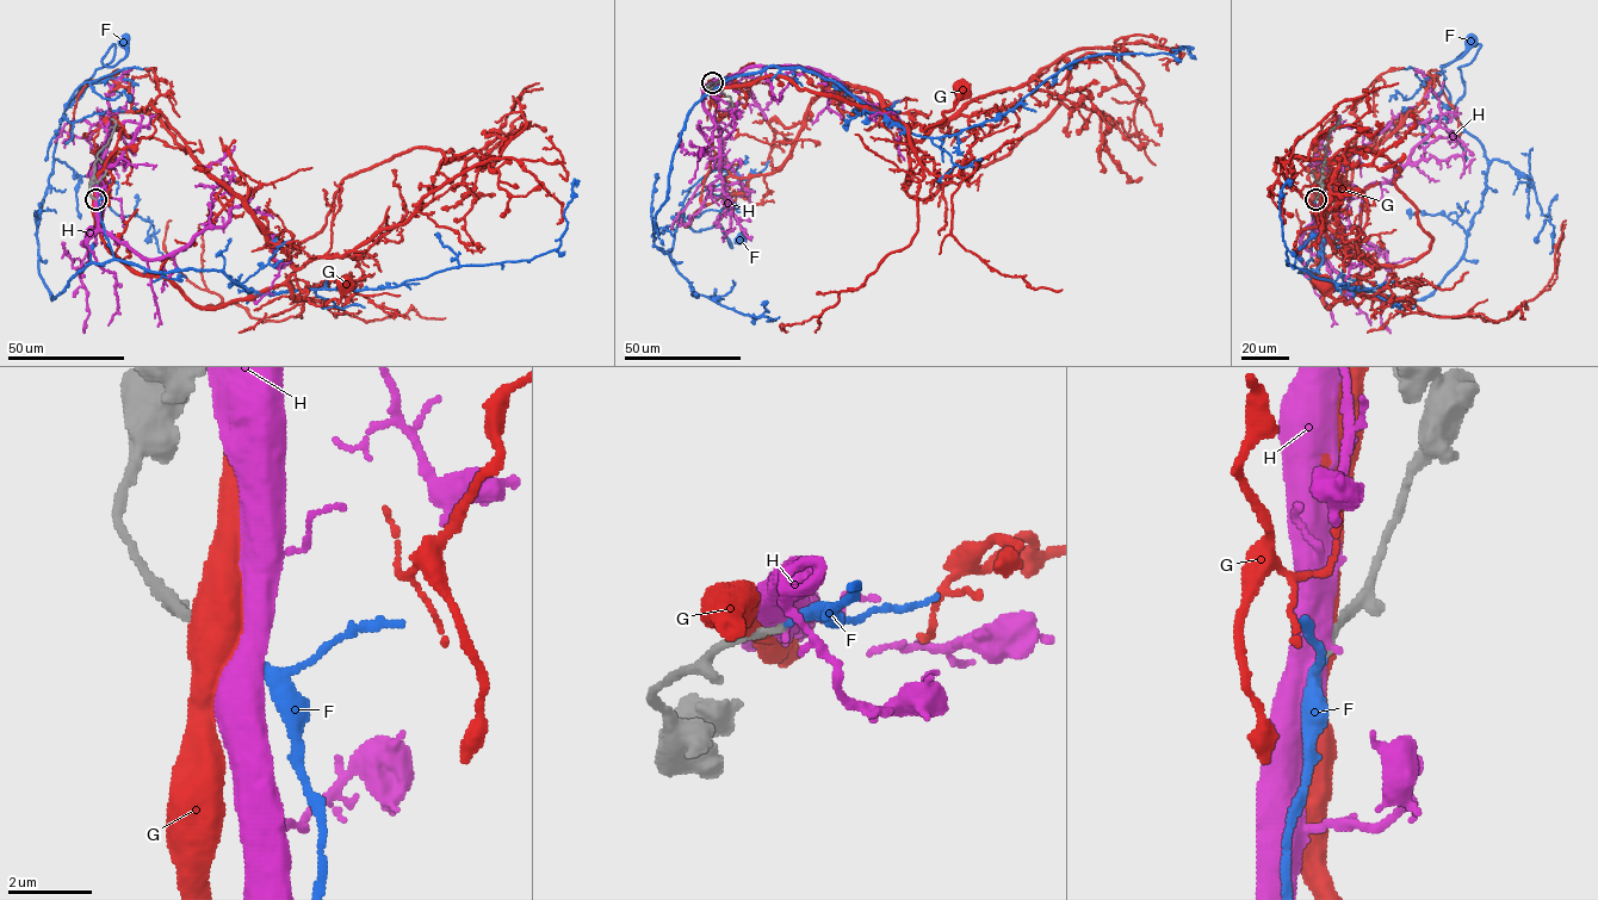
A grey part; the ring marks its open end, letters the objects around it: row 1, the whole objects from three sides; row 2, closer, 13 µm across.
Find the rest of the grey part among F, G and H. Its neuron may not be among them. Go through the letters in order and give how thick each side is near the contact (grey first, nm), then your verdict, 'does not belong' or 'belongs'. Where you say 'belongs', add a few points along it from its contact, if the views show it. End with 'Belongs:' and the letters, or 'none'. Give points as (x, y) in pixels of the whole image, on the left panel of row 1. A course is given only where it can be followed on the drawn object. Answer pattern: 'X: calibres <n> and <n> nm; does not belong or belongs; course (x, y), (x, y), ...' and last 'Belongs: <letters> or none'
F: calibres 200 and 170 nm; belongs; course (95, 200), (113, 258), (51, 299), (37, 212), (57, 130), (123, 41)
G: calibres 280 and 600 nm; does not belong
H: calibres 240 and 650 nm; does not belong
Belongs: F

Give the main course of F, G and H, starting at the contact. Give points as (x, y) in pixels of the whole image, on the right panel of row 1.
F: (1315, 200), (1311, 258), (1387, 296), (1431, 292), (1486, 187), (1455, 109), (1480, 44), (1441, 67), (1470, 41)
G: (1315, 198), (1321, 244), (1310, 279), (1327, 306), (1357, 274), (1364, 298), (1346, 304), (1323, 286)
H: (1315, 199), (1313, 229), (1299, 259), (1302, 233), (1331, 206), (1338, 215), (1348, 252), (1349, 303), (1354, 292)

